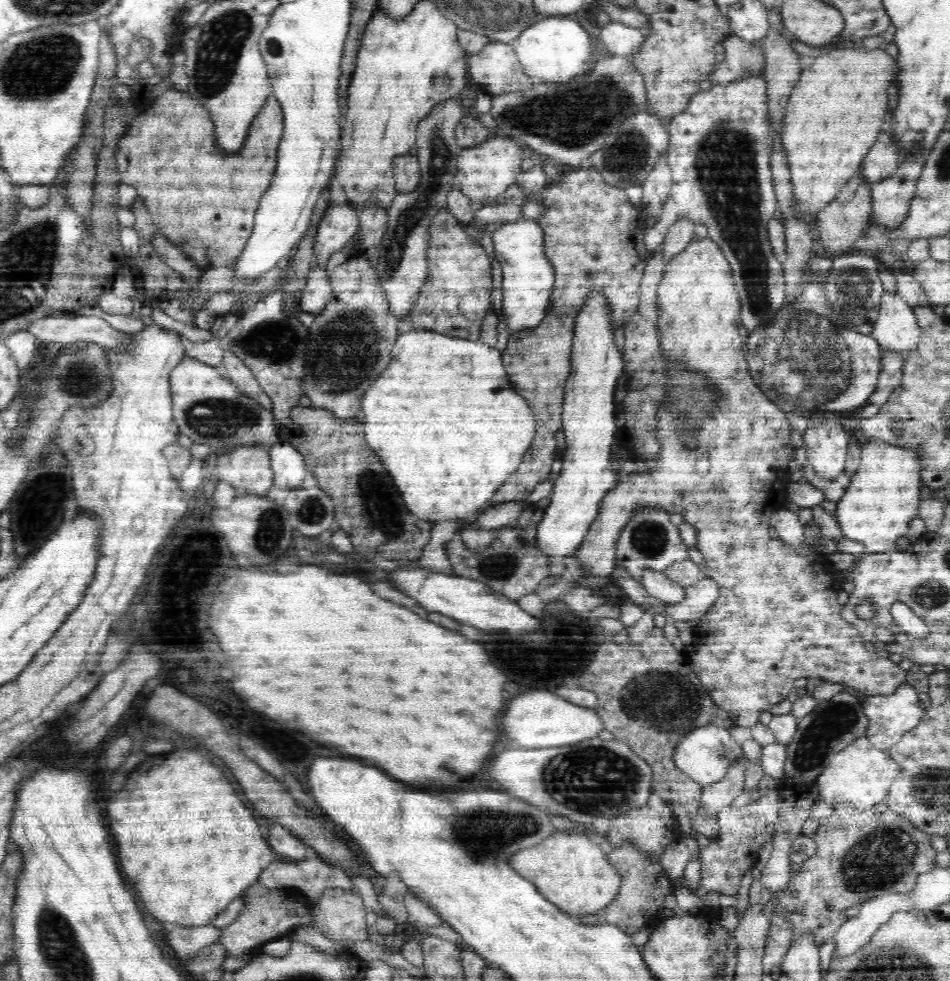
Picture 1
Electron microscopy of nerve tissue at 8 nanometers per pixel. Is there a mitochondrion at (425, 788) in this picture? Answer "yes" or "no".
no

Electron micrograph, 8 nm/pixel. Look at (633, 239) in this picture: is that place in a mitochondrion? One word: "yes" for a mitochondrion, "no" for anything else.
no

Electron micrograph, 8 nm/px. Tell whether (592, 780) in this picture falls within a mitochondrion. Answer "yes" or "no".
yes

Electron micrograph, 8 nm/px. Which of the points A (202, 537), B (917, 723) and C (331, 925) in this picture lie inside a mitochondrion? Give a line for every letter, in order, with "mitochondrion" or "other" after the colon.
A: other
B: other
C: other

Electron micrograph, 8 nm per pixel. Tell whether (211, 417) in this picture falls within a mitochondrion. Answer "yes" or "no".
yes

